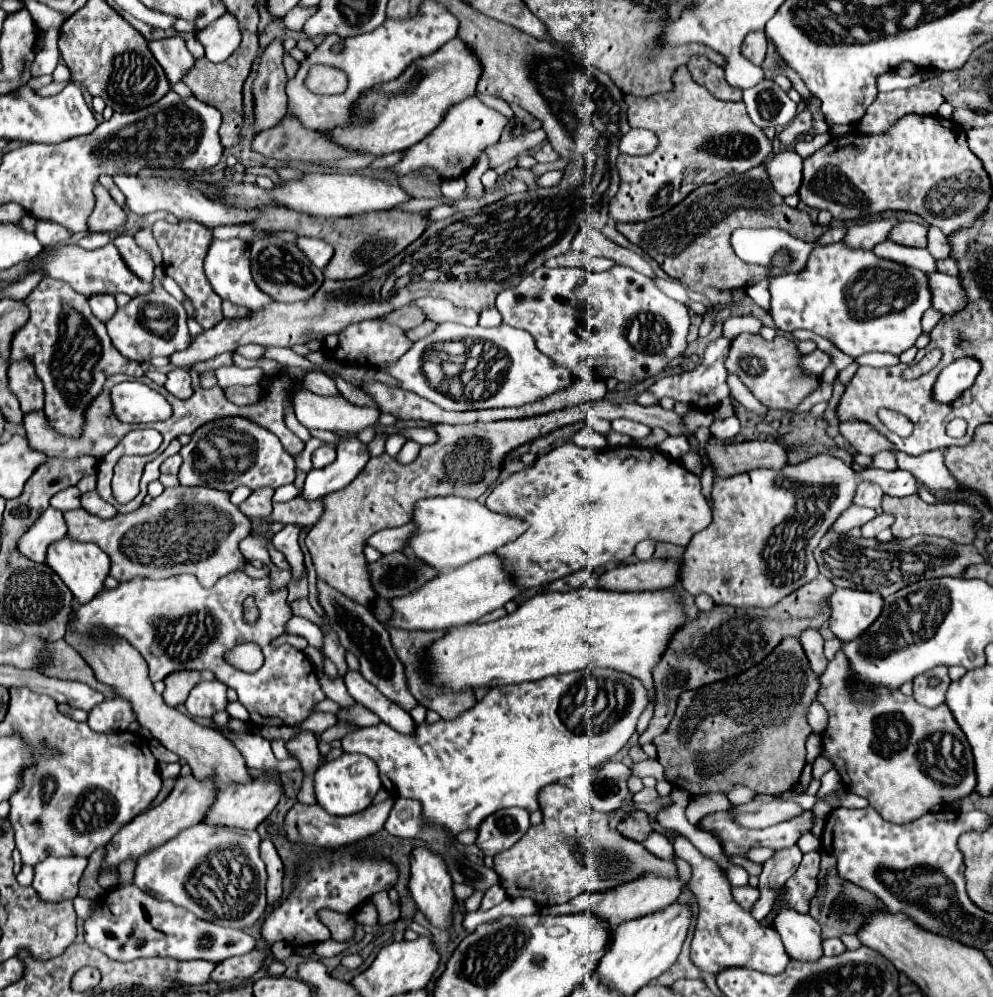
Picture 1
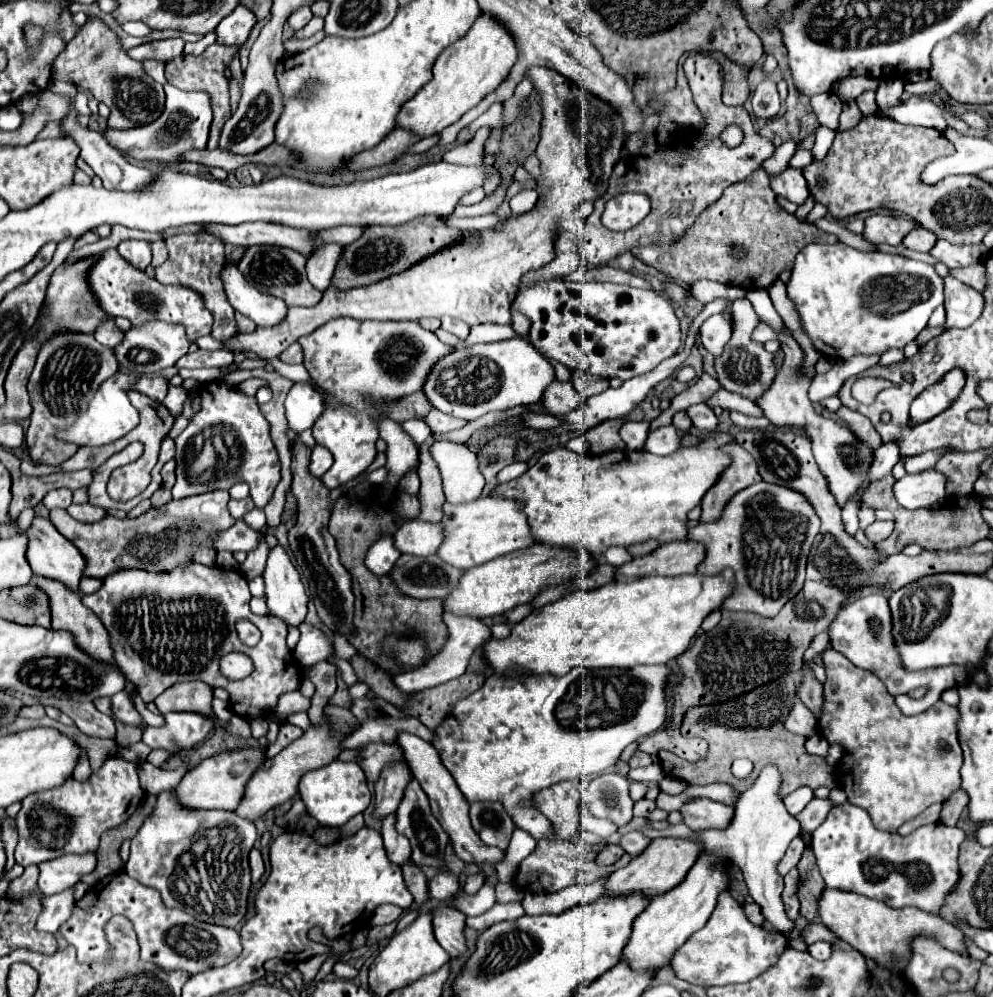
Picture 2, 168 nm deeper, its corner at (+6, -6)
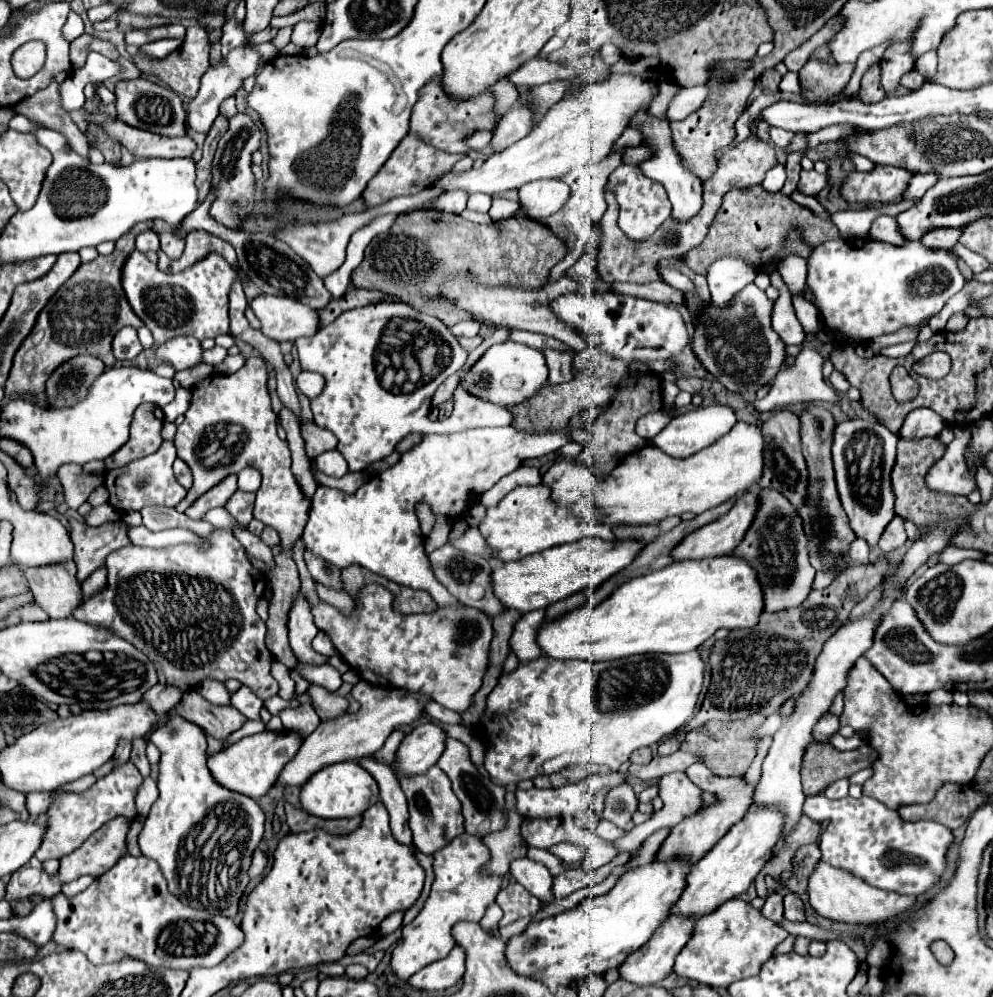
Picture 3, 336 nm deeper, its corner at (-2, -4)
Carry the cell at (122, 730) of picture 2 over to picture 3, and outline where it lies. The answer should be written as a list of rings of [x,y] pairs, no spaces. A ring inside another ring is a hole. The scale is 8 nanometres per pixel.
[[[135,741],[133,749],[131,749],[131,761],[133,765],[139,769],[139,773],[143,777],[149,777],[149,761],[145,757],[145,743],[143,741]]]

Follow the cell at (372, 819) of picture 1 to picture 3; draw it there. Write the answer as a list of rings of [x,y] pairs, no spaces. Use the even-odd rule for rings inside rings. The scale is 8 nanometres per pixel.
[[[433,721],[415,727],[409,735],[405,735],[395,753],[399,765],[397,771],[405,775],[425,773],[425,769],[433,767],[445,751],[445,739],[445,729]]]

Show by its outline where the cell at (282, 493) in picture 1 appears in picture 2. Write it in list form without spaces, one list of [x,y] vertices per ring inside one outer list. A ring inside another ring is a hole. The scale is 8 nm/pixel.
[[[255,507],[253,511],[249,511],[249,515],[243,517],[243,521],[249,523],[251,527],[255,527],[255,529],[263,529],[265,527],[265,511]]]

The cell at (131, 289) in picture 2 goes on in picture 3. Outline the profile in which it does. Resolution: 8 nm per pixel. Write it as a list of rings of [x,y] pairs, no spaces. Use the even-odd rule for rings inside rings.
[[[133,251],[123,269],[123,289],[127,299],[153,333],[155,343],[165,343],[179,335],[193,335],[203,341],[207,337],[229,333],[229,293],[237,279],[245,281],[245,273],[237,271],[215,251],[179,273],[163,273],[145,253]]]

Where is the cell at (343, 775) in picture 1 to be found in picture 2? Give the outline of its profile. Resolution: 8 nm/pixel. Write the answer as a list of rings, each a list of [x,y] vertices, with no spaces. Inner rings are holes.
[[[333,761],[321,769],[313,769],[305,773],[299,783],[299,793],[307,807],[307,813],[327,827],[345,825],[353,815],[365,811],[367,805],[371,803],[371,791],[367,787],[365,773],[357,763]]]

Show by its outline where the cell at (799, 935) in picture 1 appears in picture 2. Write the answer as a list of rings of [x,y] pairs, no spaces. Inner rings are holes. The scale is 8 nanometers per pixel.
[[[767,765],[751,789],[747,789],[737,807],[733,823],[725,831],[693,831],[685,823],[677,825],[677,831],[671,831],[671,837],[685,837],[685,839],[697,839],[705,851],[715,851],[719,857],[735,863],[745,877],[749,895],[755,899],[755,903],[761,907],[761,913],[765,921],[769,921],[777,933],[789,937],[789,933],[795,929],[795,921],[791,921],[785,913],[785,905],[781,901],[783,893],[783,879],[777,873],[777,863],[787,851],[787,845],[791,839],[799,835],[799,823],[793,815],[787,813],[781,797],[777,795],[781,785],[781,775],[777,767]]]

